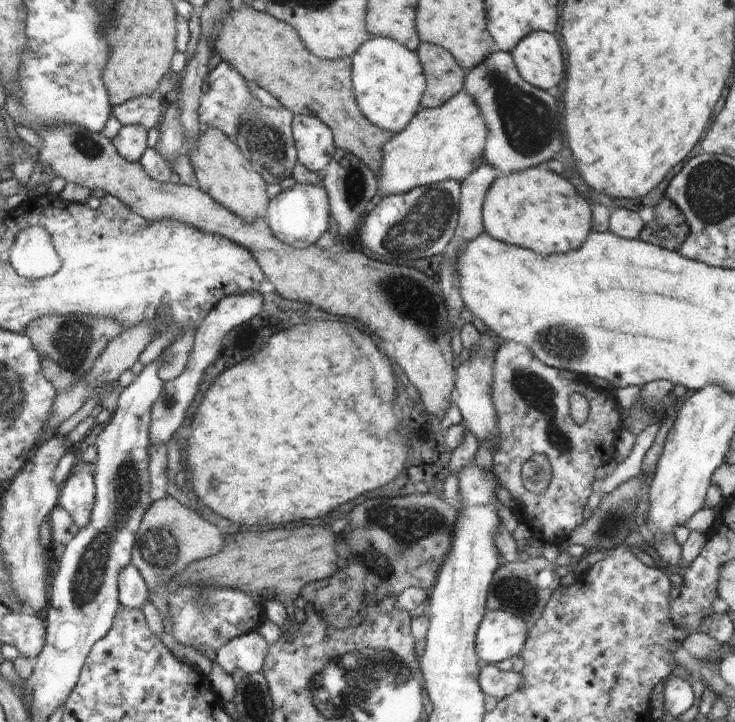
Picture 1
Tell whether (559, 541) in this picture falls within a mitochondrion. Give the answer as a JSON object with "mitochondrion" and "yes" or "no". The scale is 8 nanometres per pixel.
{"mitochondrion":"no"}

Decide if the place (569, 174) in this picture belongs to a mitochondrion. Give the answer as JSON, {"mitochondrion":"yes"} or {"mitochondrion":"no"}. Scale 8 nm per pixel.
{"mitochondrion":"no"}

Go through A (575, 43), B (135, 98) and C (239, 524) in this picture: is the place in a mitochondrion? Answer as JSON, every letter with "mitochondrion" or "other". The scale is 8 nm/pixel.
{"A":"other","B":"other","C":"other"}

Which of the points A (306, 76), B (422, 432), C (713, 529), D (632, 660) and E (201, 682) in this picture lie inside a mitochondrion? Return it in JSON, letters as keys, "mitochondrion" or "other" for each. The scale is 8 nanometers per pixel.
{"A":"other","B":"other","C":"other","D":"other","E":"other"}

